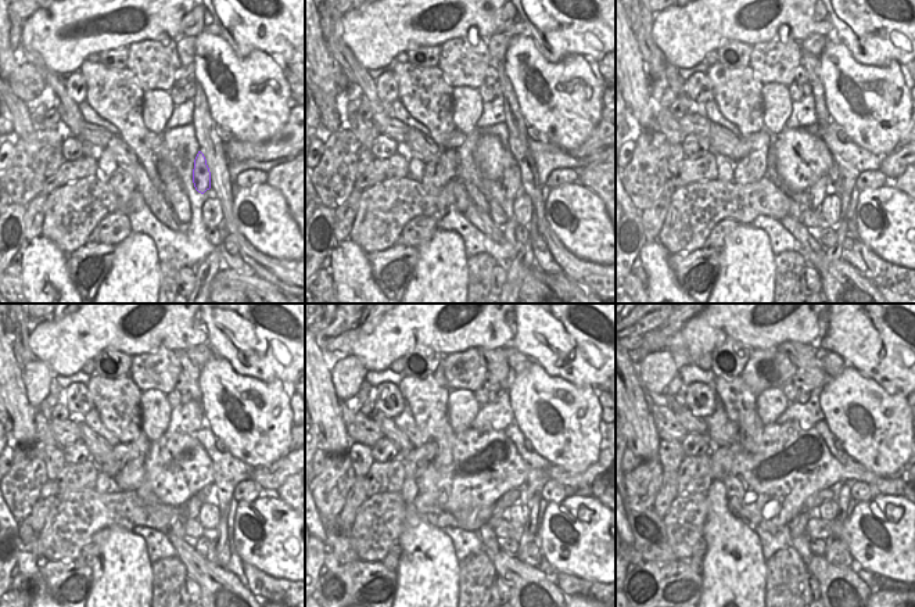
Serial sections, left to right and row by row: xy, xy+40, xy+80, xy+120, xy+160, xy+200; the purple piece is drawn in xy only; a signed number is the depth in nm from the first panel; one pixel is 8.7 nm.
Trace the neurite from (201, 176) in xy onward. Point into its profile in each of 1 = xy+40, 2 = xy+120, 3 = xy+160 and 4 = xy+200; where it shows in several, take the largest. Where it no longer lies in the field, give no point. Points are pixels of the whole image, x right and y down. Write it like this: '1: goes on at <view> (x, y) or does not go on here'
1: goes on at xy+40 (510, 183)
2: goes on at xy+120 (194, 503)
3: goes on at xy+160 (497, 516)
4: goes on at xy+200 (797, 525)

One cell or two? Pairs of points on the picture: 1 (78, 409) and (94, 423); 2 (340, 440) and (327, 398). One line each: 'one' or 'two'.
1: two
2: one

